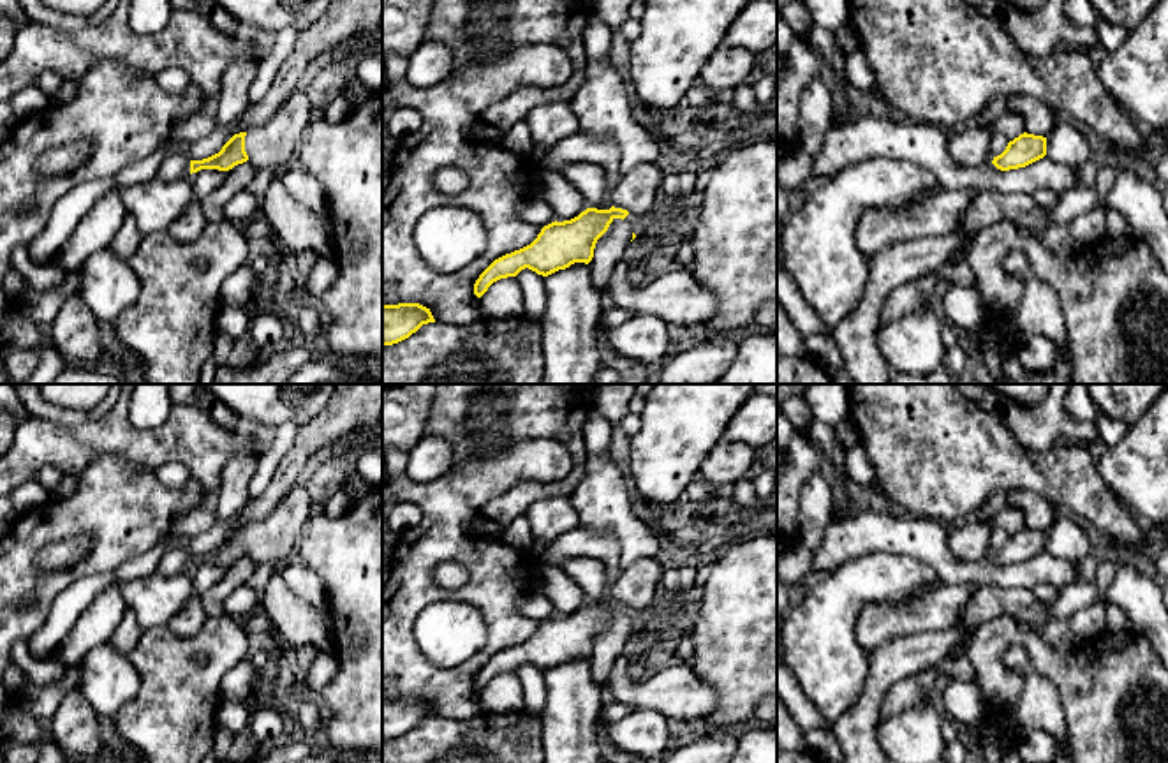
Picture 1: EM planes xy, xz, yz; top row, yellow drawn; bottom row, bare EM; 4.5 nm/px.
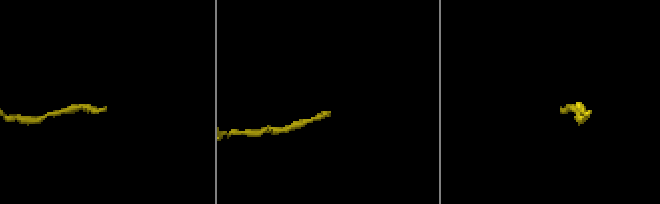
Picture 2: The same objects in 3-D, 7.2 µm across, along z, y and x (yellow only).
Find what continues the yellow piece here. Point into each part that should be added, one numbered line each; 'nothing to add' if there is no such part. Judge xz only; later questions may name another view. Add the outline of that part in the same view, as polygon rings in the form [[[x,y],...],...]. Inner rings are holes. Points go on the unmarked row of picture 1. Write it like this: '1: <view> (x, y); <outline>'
1: xz (652, 617); [[[678,590],[675,594],[668,594],[666,603],[657,603],[654,599],[650,606],[643,610],[629,608],[625,615],[629,617],[636,633],[645,629],[659,629],[680,608],[682,599],[684,599],[684,590]]]

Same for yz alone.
nothing to add

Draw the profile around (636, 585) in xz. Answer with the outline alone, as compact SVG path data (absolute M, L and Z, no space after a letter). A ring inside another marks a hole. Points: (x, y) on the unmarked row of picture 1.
M639 559L620 569L620 576L611 585L611 599L634 610L652 604L662 578L659 559Z

